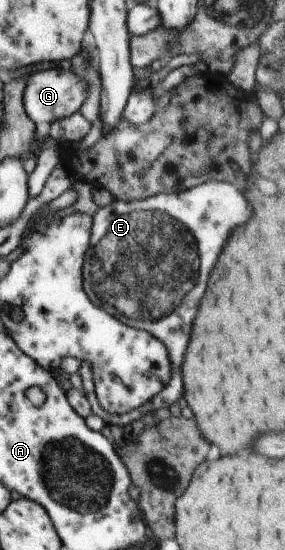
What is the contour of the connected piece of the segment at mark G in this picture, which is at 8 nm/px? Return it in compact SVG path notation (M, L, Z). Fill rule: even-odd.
M56 67L30 75L23 93L23 104L28 117L36 126L42 123L50 125L52 122L78 112L86 98L87 81L70 70Z

